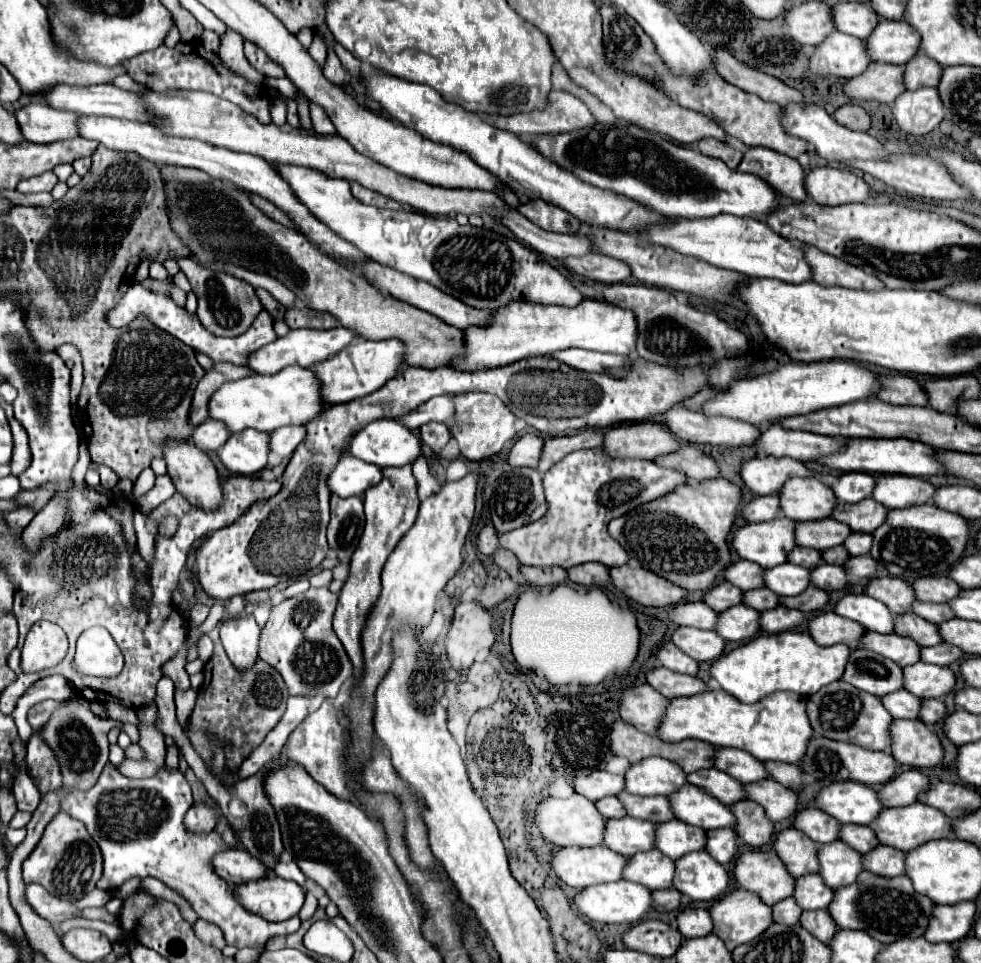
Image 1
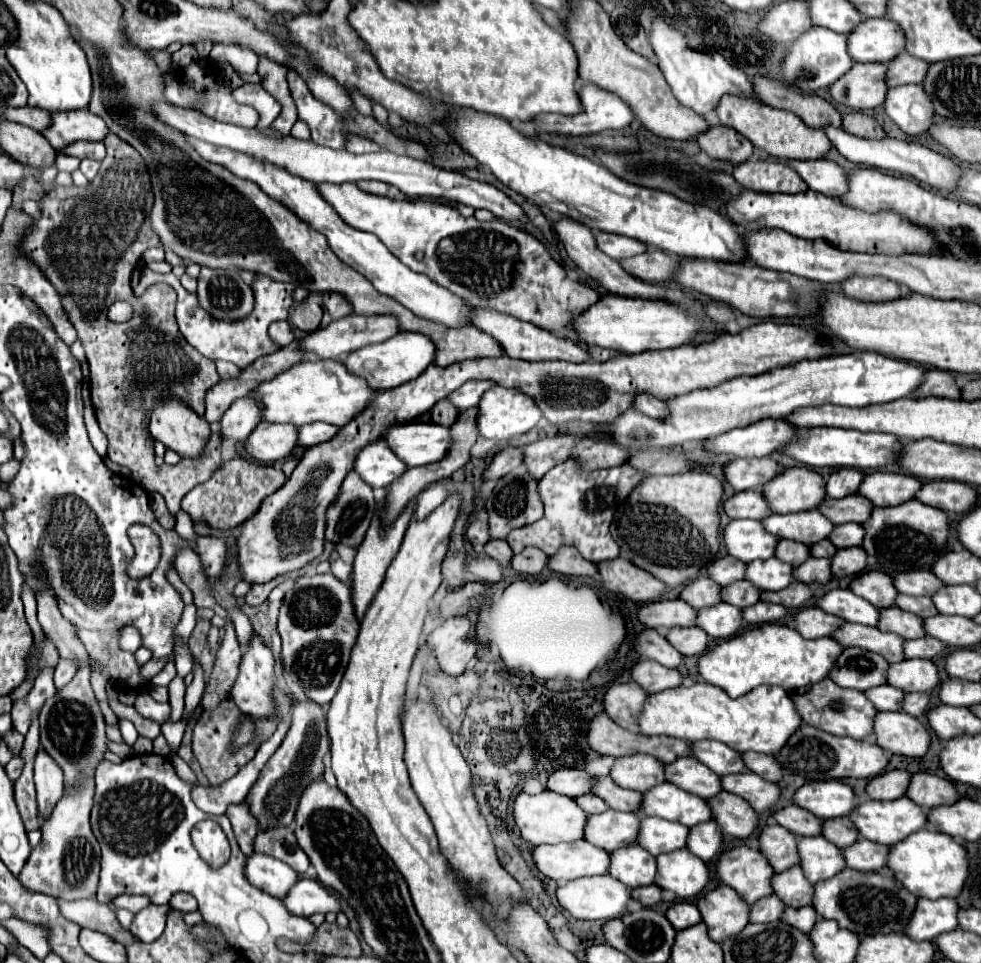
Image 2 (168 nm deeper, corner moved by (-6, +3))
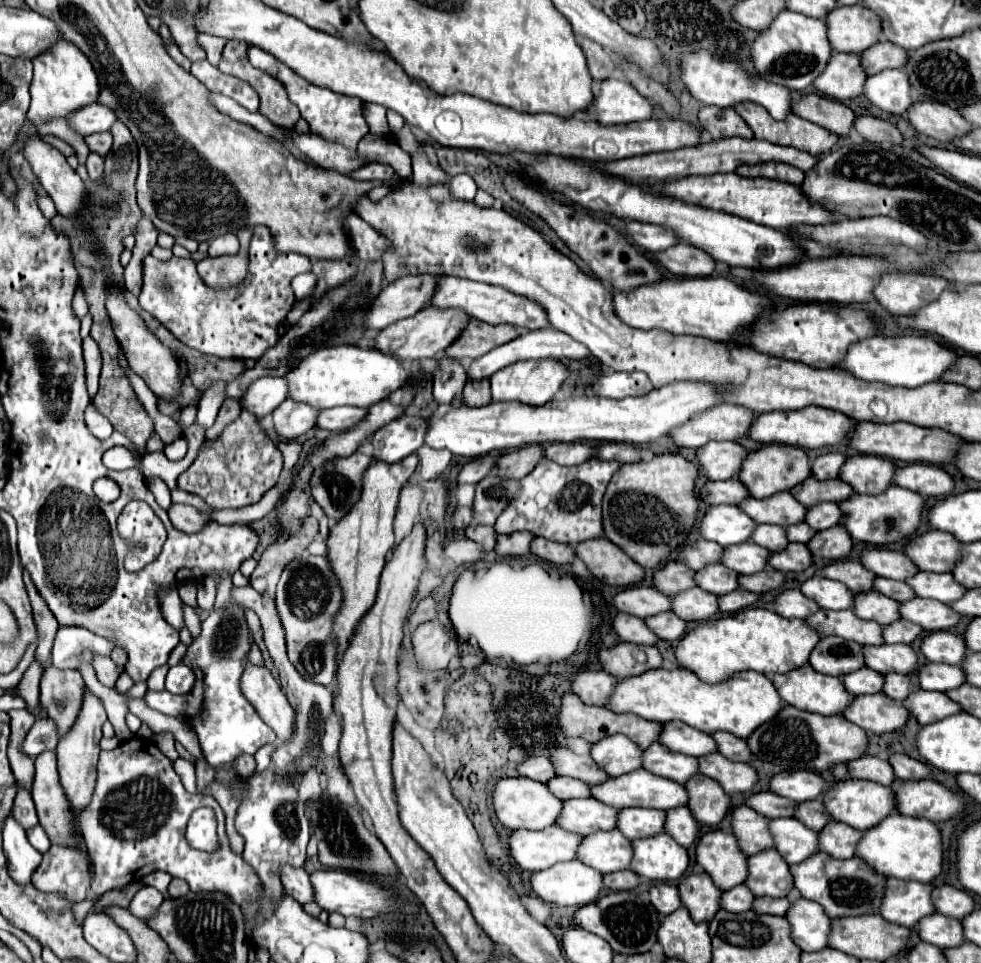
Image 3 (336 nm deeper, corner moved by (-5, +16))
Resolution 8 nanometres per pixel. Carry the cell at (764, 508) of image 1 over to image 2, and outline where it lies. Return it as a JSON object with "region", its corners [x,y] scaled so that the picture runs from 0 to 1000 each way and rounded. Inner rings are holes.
{"region":[[[755,510],[737,520],[737,531],[745,539],[780,539],[786,535],[786,529],[776,512],[772,510]]]}

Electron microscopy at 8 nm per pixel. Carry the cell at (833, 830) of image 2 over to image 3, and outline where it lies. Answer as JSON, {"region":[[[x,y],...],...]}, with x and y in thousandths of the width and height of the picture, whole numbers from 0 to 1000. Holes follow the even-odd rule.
{"region":[[[828,831],[828,833],[818,833],[813,835],[813,847],[818,854],[822,854],[822,858],[828,858],[832,862],[838,862],[848,849],[842,843],[838,831]]]}

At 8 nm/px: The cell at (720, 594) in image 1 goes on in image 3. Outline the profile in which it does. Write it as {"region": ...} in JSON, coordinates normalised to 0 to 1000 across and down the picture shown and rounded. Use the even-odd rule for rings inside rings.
{"region":[[[681,584],[675,592],[667,596],[667,611],[679,615],[681,619],[687,619],[691,615],[697,615],[709,609],[707,596],[709,594],[695,584]]]}

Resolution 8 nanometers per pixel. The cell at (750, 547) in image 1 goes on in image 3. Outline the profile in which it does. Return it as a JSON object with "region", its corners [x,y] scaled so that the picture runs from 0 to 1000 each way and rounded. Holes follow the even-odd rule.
{"region":[[[724,525],[714,542],[714,555],[720,561],[728,561],[734,567],[742,569],[748,565],[758,565],[767,561],[771,542],[756,532],[752,525]]]}

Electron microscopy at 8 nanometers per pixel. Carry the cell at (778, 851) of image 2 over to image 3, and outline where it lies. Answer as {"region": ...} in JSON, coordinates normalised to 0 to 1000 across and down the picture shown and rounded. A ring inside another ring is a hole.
{"region":[[[752,837],[746,841],[746,862],[762,889],[769,889],[781,881],[789,881],[789,870],[785,864],[785,849],[775,847],[762,837]]]}

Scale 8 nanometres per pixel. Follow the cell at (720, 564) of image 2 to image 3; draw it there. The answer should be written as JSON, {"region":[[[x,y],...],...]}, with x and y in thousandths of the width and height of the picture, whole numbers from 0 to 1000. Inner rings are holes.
{"region":[[[712,561],[712,563],[705,563],[701,567],[697,567],[697,571],[693,573],[695,582],[707,590],[707,592],[716,592],[720,590],[722,586],[728,586],[728,584],[734,584],[736,579],[736,573],[738,569],[728,565],[728,563],[722,563],[722,561]]]}

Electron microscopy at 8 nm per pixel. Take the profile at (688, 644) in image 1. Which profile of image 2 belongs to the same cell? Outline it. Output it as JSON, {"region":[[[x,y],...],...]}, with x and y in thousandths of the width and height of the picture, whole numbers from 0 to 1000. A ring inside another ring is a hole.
{"region":[[[686,651],[678,664],[696,680],[717,680],[721,676],[721,657],[710,651]]]}

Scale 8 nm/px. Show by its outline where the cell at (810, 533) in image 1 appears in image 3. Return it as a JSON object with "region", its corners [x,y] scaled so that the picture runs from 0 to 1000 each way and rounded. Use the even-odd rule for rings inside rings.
{"region":[[[793,511],[793,515],[785,515],[781,519],[765,515],[752,525],[773,544],[793,544],[799,548],[820,542],[824,532],[824,528],[818,525],[805,511]]]}

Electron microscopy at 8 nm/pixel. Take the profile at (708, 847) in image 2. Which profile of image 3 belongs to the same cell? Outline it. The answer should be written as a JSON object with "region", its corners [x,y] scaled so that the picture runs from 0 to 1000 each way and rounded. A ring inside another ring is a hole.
{"region":[[[687,839],[687,843],[679,843],[679,864],[687,868],[691,876],[703,881],[712,872],[714,856],[703,839]]]}

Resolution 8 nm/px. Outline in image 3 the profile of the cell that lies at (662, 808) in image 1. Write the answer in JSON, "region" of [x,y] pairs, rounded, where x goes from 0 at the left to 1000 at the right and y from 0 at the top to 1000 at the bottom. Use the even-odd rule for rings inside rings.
{"region":[[[567,777],[561,787],[567,793],[567,802],[571,806],[581,806],[581,808],[589,808],[597,814],[614,814],[618,812],[622,806],[601,787],[601,785],[589,785],[585,783],[581,777]]]}

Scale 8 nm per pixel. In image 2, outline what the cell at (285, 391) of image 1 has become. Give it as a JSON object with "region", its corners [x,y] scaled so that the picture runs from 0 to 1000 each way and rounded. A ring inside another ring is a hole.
{"region":[[[311,373],[303,379],[299,379],[297,383],[293,383],[291,387],[282,389],[278,396],[272,396],[268,400],[264,400],[256,410],[260,414],[264,414],[270,425],[268,425],[268,435],[276,437],[276,439],[299,439],[299,441],[311,441],[311,439],[319,439],[319,437],[329,437],[329,439],[339,439],[339,441],[354,441],[354,437],[358,437],[358,433],[362,433],[362,429],[368,429],[374,423],[374,416],[378,416],[378,412],[382,410],[384,404],[378,404],[370,391],[356,387],[354,381],[348,375],[329,375],[329,373]]]}

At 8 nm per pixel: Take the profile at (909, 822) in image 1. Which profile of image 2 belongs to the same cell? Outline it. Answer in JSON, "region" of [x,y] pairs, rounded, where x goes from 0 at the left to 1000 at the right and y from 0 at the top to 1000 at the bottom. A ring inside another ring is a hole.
{"region":[[[918,828],[912,832],[888,832],[888,830],[884,830],[882,834],[876,834],[863,848],[874,859],[876,867],[880,871],[886,871],[886,873],[892,873],[898,877],[910,877],[914,873],[920,873],[925,867],[941,861],[945,855],[943,842],[937,836],[933,836],[931,832],[927,832],[925,828]]]}

